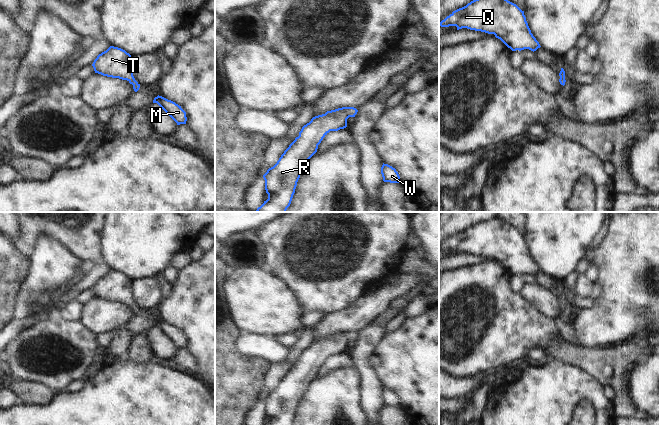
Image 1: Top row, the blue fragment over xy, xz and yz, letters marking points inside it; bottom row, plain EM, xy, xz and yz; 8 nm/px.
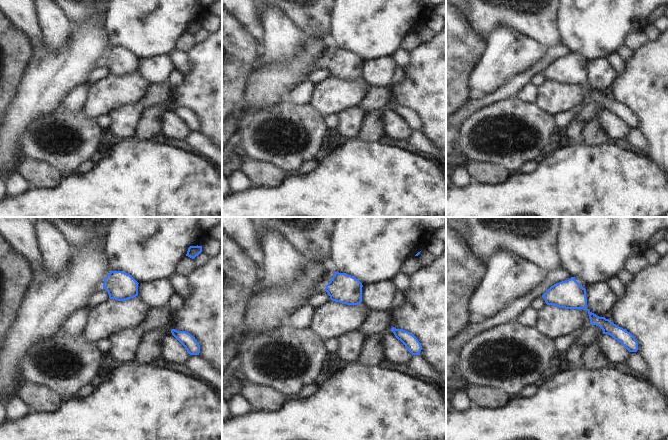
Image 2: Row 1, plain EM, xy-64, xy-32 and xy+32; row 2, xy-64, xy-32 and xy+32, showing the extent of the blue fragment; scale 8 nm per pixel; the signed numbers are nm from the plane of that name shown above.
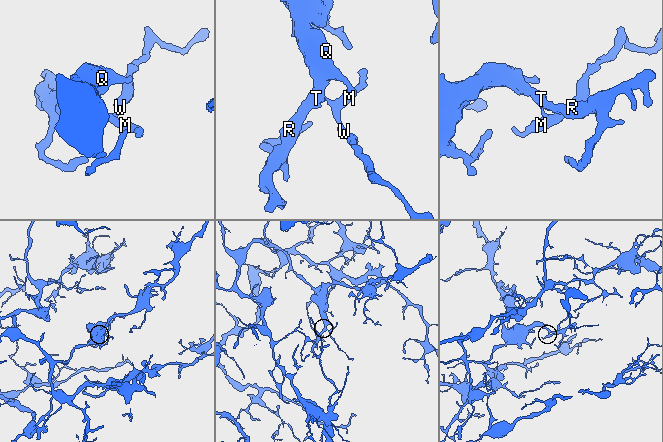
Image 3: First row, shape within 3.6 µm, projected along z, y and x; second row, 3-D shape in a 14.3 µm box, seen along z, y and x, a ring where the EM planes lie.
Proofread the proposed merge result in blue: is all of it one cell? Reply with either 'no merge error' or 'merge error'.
no merge error

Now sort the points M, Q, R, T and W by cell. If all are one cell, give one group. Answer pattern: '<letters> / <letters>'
M Q R T W

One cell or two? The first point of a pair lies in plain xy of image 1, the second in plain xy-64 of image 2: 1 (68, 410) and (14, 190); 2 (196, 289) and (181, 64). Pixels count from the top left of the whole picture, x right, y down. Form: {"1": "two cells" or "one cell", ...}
{"1": "two cells", "2": "two cells"}

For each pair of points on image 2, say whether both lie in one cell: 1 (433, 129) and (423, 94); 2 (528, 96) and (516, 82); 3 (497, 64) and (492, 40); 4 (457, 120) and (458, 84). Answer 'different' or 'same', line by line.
1: same
2: different
3: same
4: different

